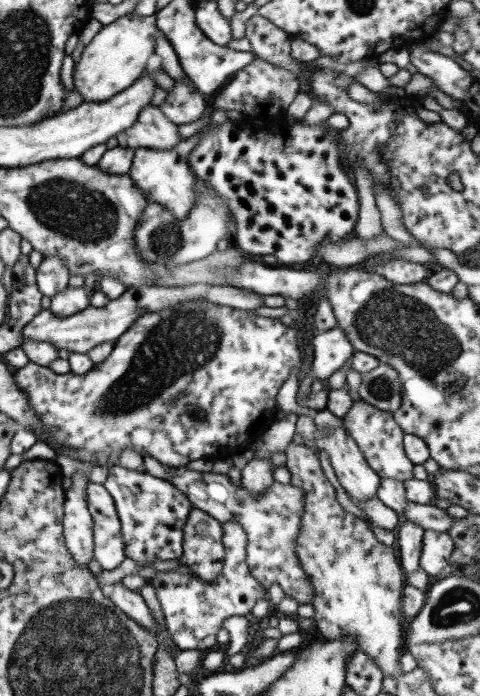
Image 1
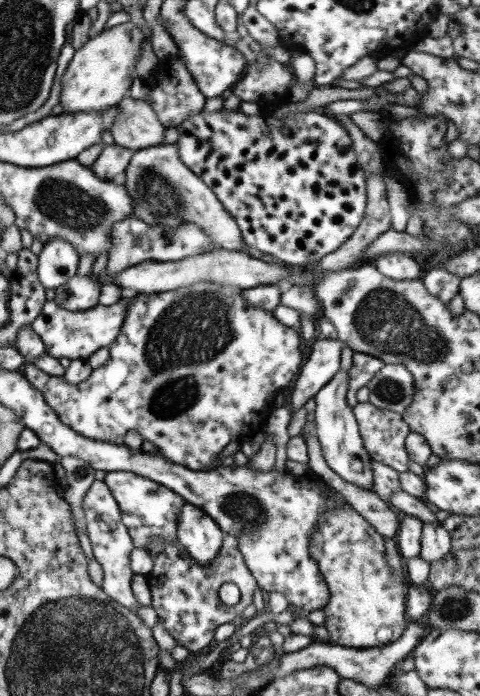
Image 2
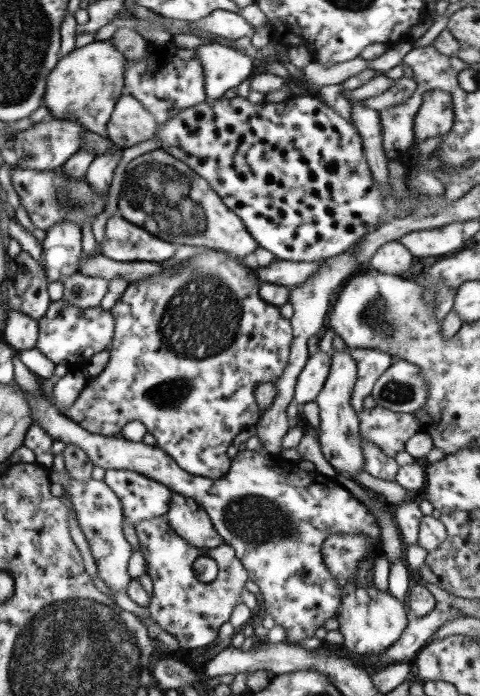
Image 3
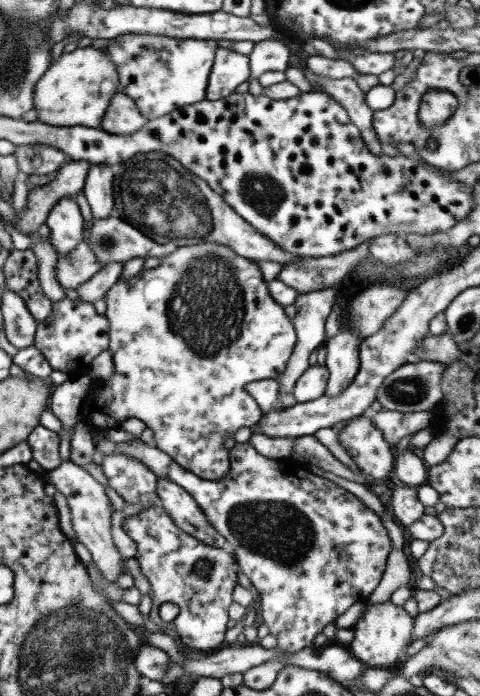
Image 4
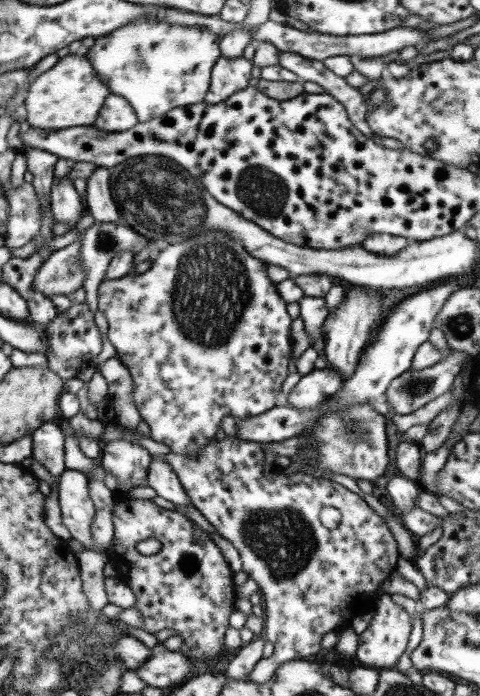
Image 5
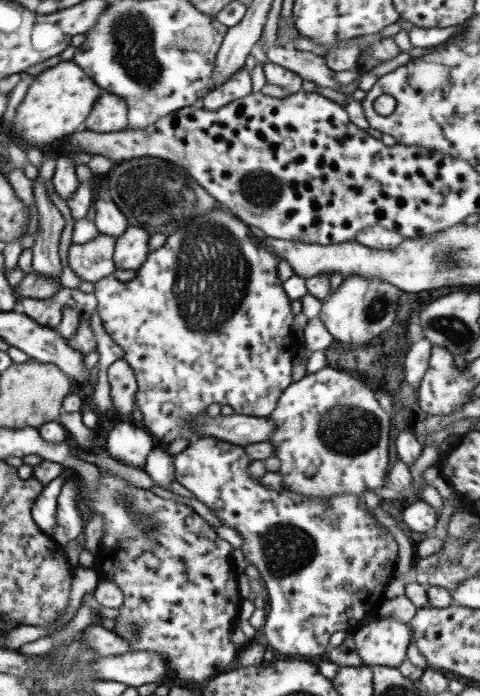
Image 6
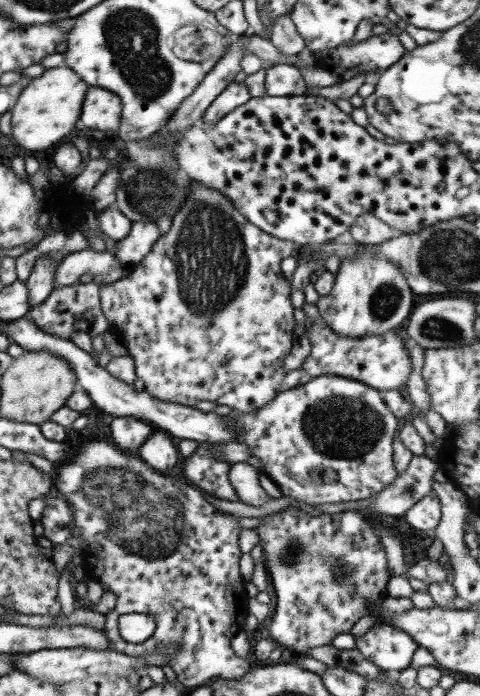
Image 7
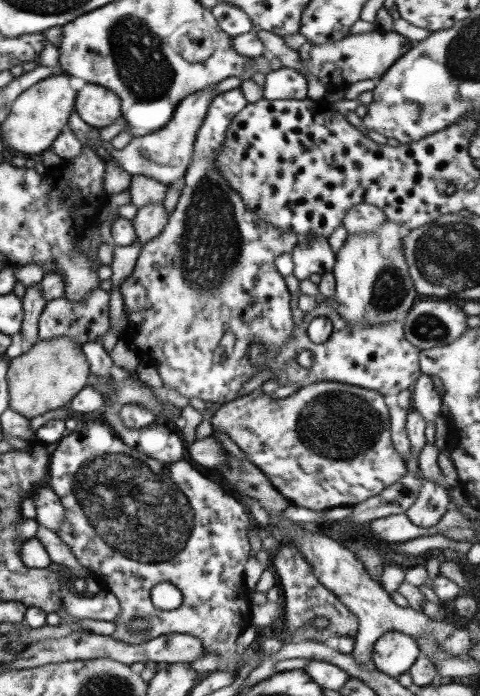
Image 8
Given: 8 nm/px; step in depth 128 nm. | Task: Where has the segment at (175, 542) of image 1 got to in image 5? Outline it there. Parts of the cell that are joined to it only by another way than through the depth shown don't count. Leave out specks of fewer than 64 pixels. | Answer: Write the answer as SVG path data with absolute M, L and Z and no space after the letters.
M118 439L103 443L98 462L101 466L118 478L122 486L145 486L149 466L153 456L147 449L128 439Z

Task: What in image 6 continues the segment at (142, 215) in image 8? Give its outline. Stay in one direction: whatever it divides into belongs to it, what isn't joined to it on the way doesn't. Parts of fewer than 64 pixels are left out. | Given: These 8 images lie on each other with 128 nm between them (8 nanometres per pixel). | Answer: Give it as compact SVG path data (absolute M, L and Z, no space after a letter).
M128 227L123 236L117 238L112 258L113 269L138 270L148 256L148 240L151 235L144 229Z

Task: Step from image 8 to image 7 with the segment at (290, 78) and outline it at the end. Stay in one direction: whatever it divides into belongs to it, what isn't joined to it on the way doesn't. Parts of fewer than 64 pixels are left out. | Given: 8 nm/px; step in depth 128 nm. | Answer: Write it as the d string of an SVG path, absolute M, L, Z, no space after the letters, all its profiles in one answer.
M287 64L268 67L265 86L267 96L303 96L307 89L301 70Z

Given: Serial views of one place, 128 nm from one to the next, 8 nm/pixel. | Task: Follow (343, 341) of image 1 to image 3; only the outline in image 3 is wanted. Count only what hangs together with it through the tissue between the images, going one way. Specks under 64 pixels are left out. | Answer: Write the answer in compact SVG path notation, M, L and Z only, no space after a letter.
M323 351L309 355L308 362L295 384L293 400L296 404L303 406L306 402L316 400L330 371L332 357L332 352Z

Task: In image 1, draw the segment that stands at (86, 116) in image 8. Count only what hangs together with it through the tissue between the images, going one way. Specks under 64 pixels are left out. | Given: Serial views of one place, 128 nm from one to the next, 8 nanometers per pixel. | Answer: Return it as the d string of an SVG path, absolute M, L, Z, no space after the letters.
M148 105L142 108L138 119L131 128L115 137L121 148L174 149L183 140L178 125L160 111L160 107Z

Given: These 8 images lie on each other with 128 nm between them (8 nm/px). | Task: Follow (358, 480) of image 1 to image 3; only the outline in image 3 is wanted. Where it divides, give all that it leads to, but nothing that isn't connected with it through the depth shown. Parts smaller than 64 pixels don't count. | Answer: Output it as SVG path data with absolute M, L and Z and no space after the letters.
M350 349L333 352L333 357L330 360L330 371L315 402L320 408L321 421L319 422L318 440L323 456L338 473L350 477L363 471L364 453L361 447L359 418L351 405L351 394L357 381L358 367L356 367L356 360L349 352Z

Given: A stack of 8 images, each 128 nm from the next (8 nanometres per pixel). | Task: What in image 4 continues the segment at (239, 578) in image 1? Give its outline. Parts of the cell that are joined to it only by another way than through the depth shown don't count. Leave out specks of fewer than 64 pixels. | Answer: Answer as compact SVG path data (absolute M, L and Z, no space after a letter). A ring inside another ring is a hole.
M160 505L129 516L123 521L122 528L136 542L137 554L134 557L152 588L150 621L160 629L177 632L179 642L190 650L211 654L227 645L228 610L233 603L232 593L238 585L239 571L233 553L211 547L186 534ZM198 560L210 561L211 570L206 578L198 576L194 570ZM164 603L172 603L180 609L172 622L165 623L159 616L159 609Z

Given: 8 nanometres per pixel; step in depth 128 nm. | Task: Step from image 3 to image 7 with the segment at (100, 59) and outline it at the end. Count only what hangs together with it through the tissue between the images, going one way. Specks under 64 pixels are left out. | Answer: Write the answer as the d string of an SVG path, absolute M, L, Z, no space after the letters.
M66 64L45 69L42 75L32 78L30 84L22 89L12 108L12 138L29 151L52 151L56 142L73 134L79 127L82 102L88 88L88 84Z

